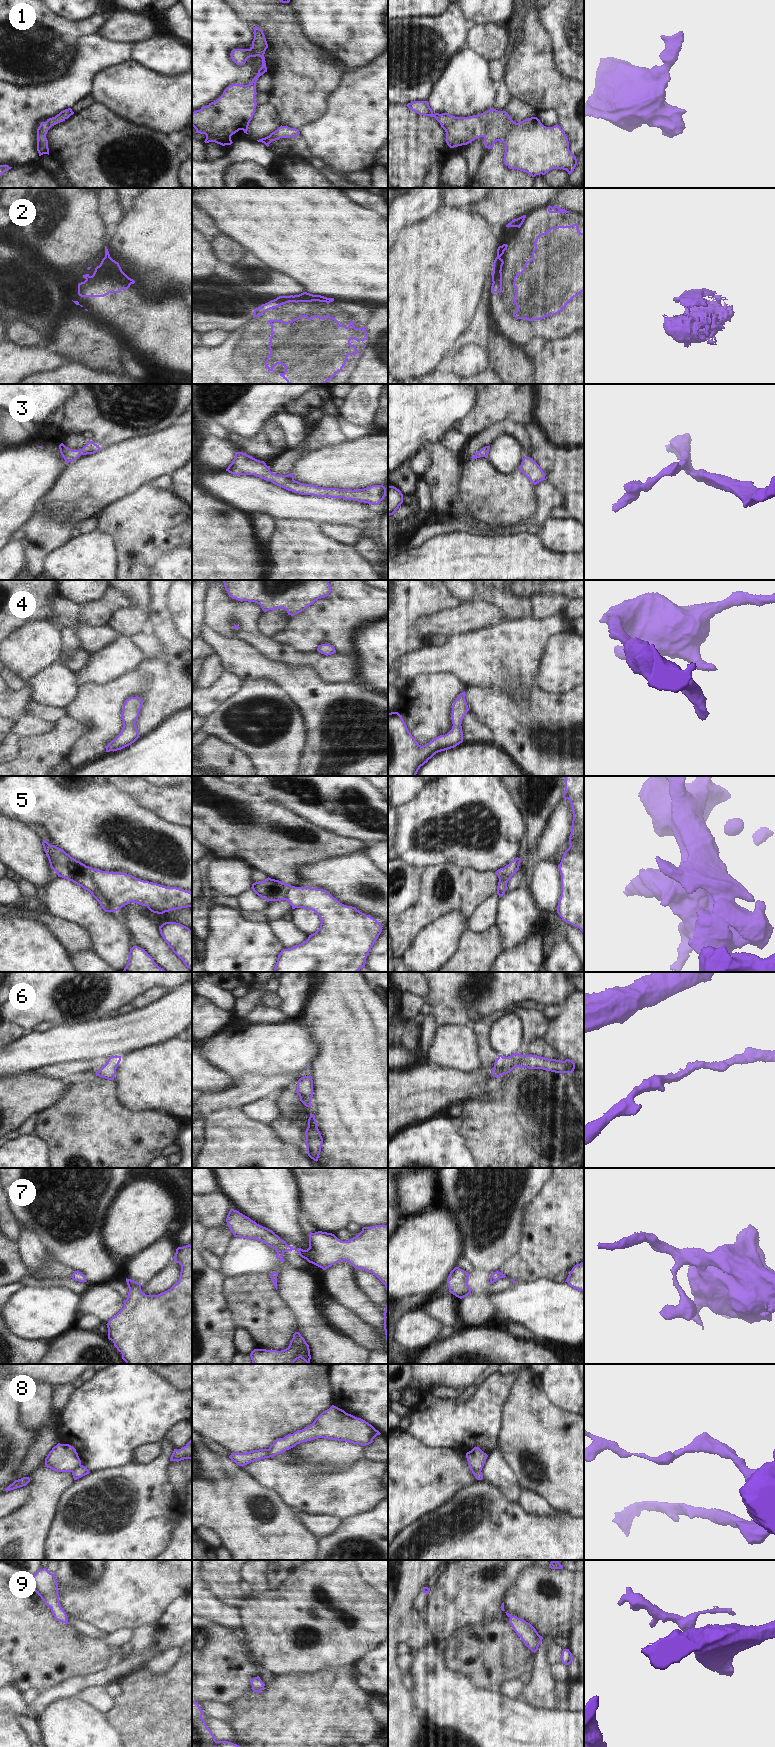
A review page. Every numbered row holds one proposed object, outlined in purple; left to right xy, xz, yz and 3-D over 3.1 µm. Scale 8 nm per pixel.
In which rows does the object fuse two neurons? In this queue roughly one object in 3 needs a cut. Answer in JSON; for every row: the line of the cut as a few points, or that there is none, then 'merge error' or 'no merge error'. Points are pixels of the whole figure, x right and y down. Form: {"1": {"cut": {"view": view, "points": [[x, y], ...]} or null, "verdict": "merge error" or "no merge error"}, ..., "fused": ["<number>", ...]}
{"1": {"cut": null, "verdict": "no merge error"}, "2": {"cut": {"view": "xy", "points": [[86, 279], [110, 275], [131, 282]]}, "verdict": "merge error"}, "3": {"cut": null, "verdict": "no merge error"}, "4": {"cut": null, "verdict": "no merge error"}, "5": {"cut": {"view": "xy", "points": [[91, 868], [90, 879], [107, 902], [107, 907], [111, 911]]}, "verdict": "merge error"}, "6": {"cut": null, "verdict": "no merge error"}, "7": {"cut": null, "verdict": "no merge error"}, "8": {"cut": {"view": "yz", "points": [[470, 1467], [480, 1471]]}, "verdict": "merge error"}, "9": {"cut": null, "verdict": "no merge error"}, "fused": ["2", "5", "8"]}

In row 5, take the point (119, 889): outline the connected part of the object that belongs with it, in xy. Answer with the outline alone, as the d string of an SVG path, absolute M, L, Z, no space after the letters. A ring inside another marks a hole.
M91 869L90 878L99 893L108 902L111 912L117 912L123 906L134 902L146 906L151 912L163 914L171 910L192 907L192 893L177 887L166 887L157 883L138 879L127 873Z

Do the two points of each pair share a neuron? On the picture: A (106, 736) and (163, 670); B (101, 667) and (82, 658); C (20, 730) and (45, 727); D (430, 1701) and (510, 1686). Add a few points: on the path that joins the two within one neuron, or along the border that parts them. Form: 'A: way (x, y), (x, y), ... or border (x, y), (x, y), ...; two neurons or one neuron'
A: way (106, 715), (106, 710), (132, 684), (142, 682); one neuron
B: border (90, 655), (86, 663), (75, 673); two neurons
C: way (26, 727), (39, 727); one neuron
D: border (499, 1692), (521, 1700); two neurons

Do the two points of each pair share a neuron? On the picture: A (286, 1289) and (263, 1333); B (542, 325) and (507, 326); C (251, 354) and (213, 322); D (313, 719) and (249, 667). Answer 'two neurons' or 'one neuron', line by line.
A: two neurons
B: one neuron
C: two neurons
D: one neuron

